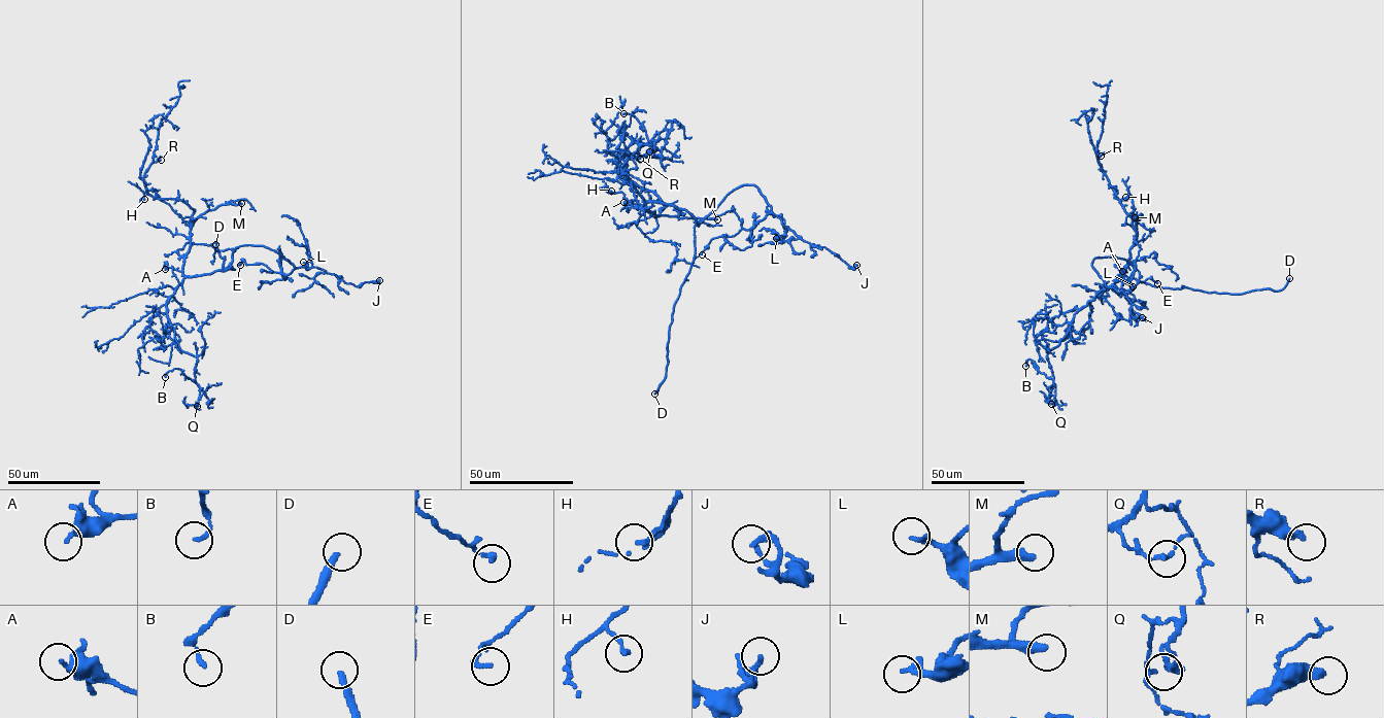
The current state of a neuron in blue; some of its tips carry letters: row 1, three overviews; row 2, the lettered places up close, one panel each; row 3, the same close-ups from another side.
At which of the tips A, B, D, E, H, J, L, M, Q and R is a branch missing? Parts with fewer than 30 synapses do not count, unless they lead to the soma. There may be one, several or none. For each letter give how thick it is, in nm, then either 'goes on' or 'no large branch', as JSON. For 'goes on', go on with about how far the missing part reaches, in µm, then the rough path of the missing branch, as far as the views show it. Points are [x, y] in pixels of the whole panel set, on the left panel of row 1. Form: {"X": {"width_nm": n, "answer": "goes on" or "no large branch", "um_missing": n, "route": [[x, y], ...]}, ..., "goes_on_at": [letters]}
{"A": {"width_nm": 400, "answer": "no large branch"}, "B": {"width_nm": 160, "answer": "no large branch"}, "D": {"width_nm": 280, "answer": "goes on", "um_missing": 25, "route": [[215, 244], [215, 231], [237, 212]]}, "E": {"width_nm": 190, "answer": "no large branch"}, "H": {"width_nm": 190, "answer": "no large branch"}, "J": {"width_nm": 280, "answer": "no large branch"}, "L": {"width_nm": 240, "answer": "no large branch"}, "M": {"width_nm": 400, "answer": "goes on", "um_missing": 60, "route": [[241, 203], [267, 206], [277, 218], [294, 221], [310, 236], [298, 234]]}, "Q": {"width_nm": 200, "answer": "no large branch"}, "R": {"width_nm": 360, "answer": "no large branch"}, "goes_on_at": ["D", "M"]}

